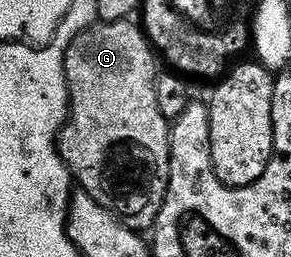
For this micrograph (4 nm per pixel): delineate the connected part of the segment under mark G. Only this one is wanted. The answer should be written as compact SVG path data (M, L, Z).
M126 20L124 22L102 22L89 26L86 30L80 30L71 40L71 44L65 50L65 79L69 89L69 112L65 115L65 122L61 126L61 133L57 136L57 150L61 154L61 159L65 162L65 167L69 169L72 181L80 189L85 190L107 212L111 212L127 228L138 232L145 232L152 227L155 216L163 204L163 196L167 192L167 180L169 179L169 127L170 123L159 112L159 100L155 100L155 84L159 67L155 51L149 45L145 31L141 29L136 21Z

